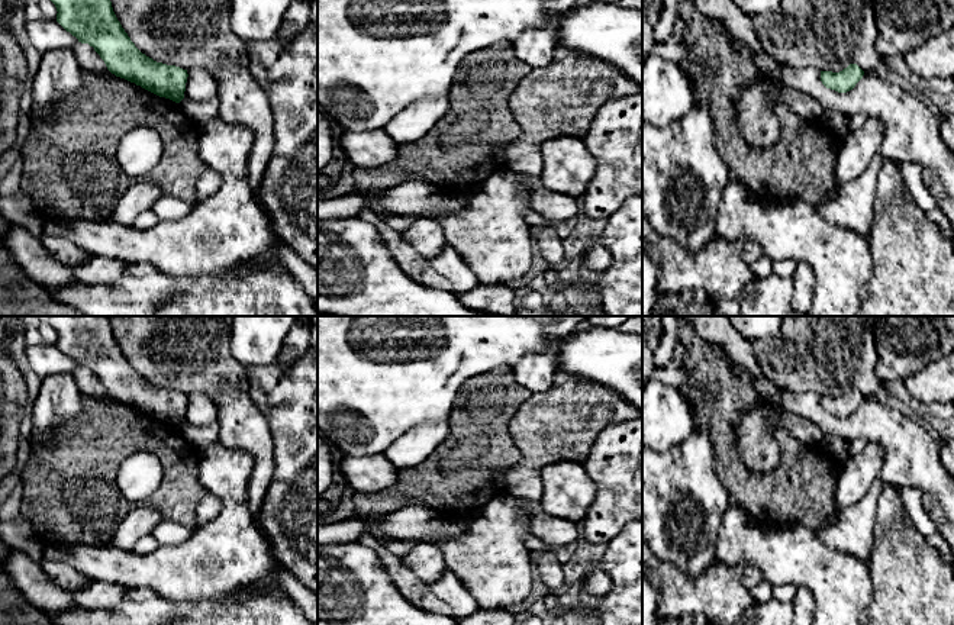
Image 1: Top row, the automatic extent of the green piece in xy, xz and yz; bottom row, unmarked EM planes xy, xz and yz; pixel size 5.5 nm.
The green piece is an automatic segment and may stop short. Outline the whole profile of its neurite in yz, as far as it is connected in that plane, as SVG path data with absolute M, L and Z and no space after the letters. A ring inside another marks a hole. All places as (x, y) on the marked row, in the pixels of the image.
M850 64L839 73L821 71L821 81L826 88L847 93L863 78L864 71L857 64Z

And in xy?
M51 0L57 7L57 22L81 44L88 44L104 61L107 70L142 88L180 103L184 99L187 70L157 62L142 54L117 20L110 0Z

